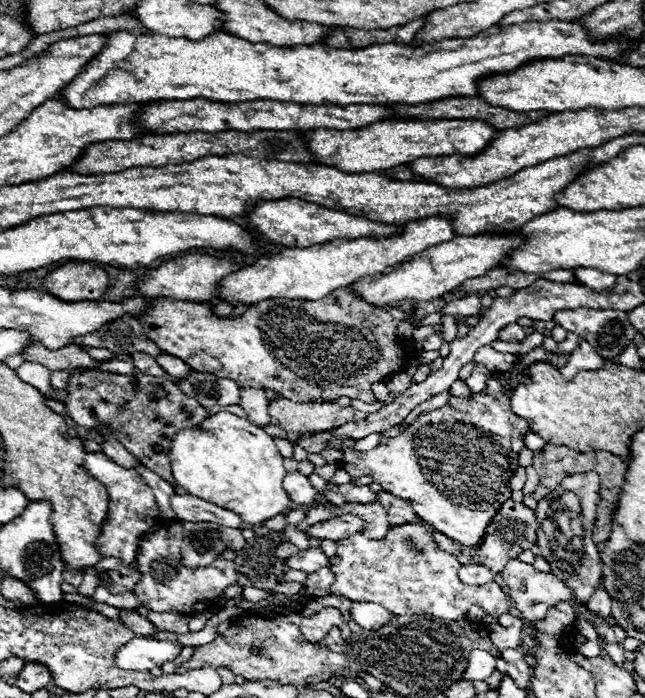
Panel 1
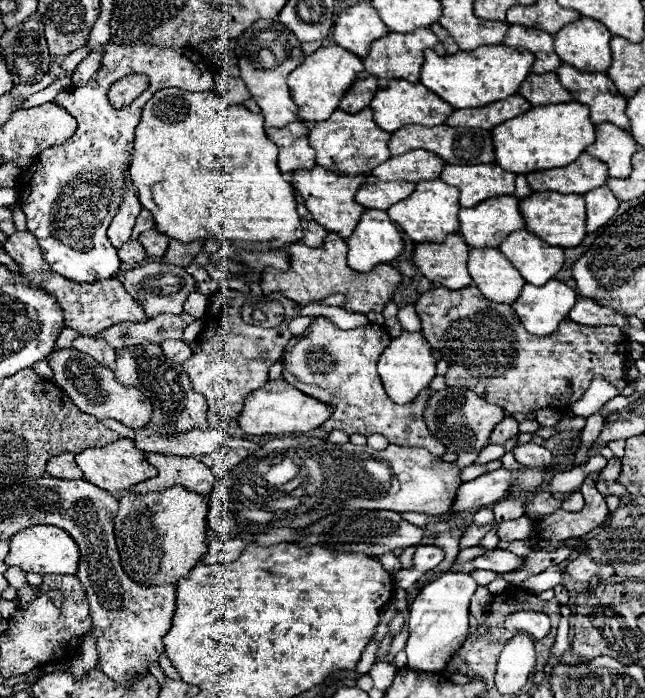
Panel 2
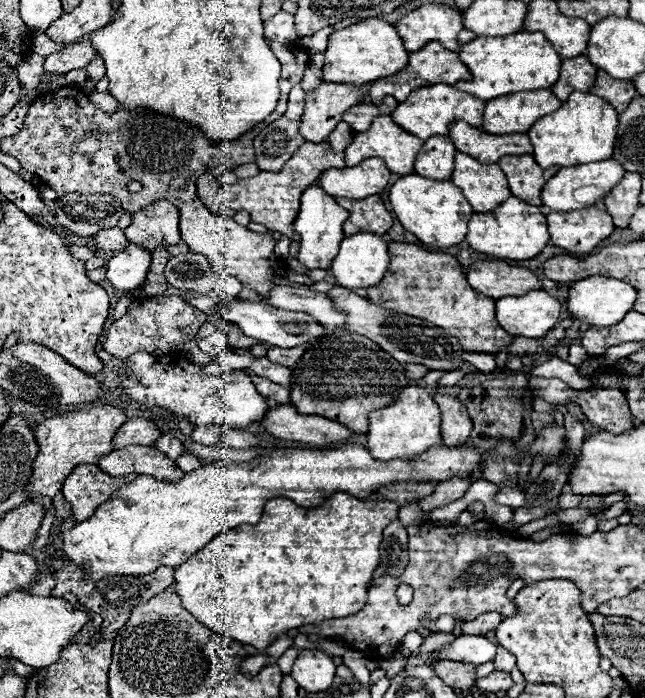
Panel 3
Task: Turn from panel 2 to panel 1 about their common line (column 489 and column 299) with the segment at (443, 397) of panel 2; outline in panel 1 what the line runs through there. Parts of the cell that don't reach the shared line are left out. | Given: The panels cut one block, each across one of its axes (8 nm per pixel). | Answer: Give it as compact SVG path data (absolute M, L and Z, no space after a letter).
M276 396L268 404L272 424L280 426L292 444L298 444L300 436L320 434L334 430L346 422L360 422L366 418L364 412L352 406L338 406L328 402L292 402L284 396Z

